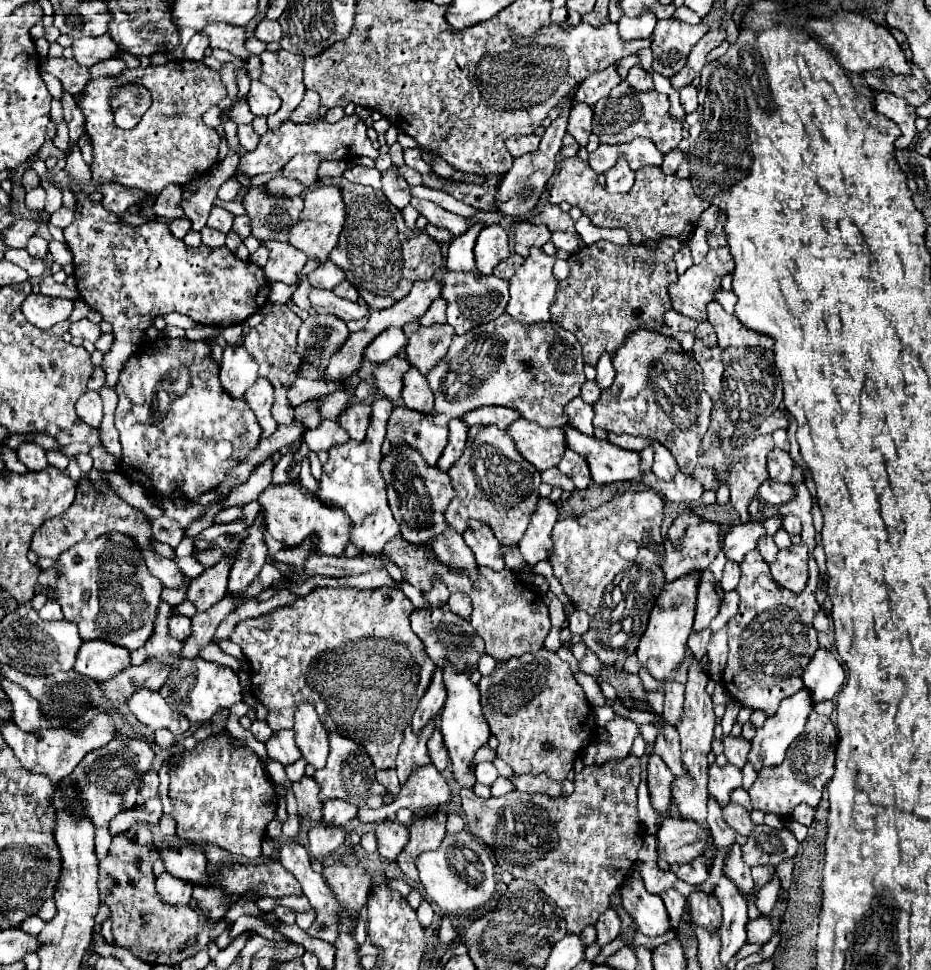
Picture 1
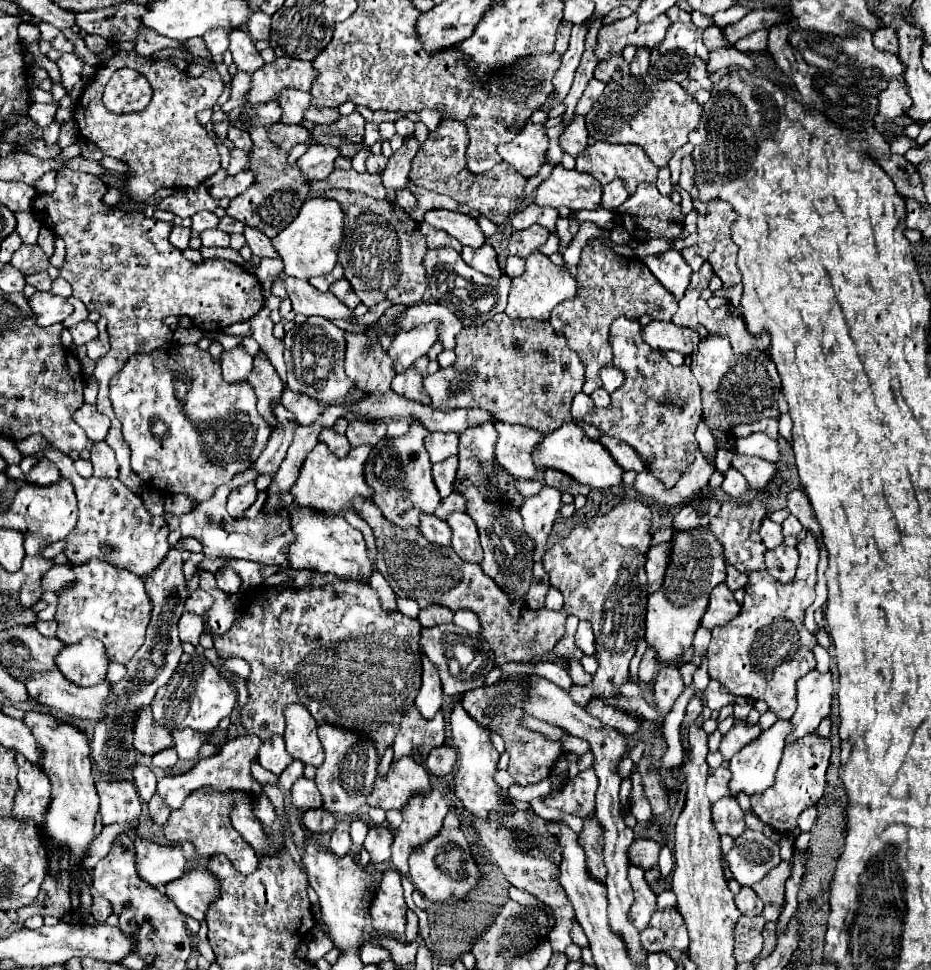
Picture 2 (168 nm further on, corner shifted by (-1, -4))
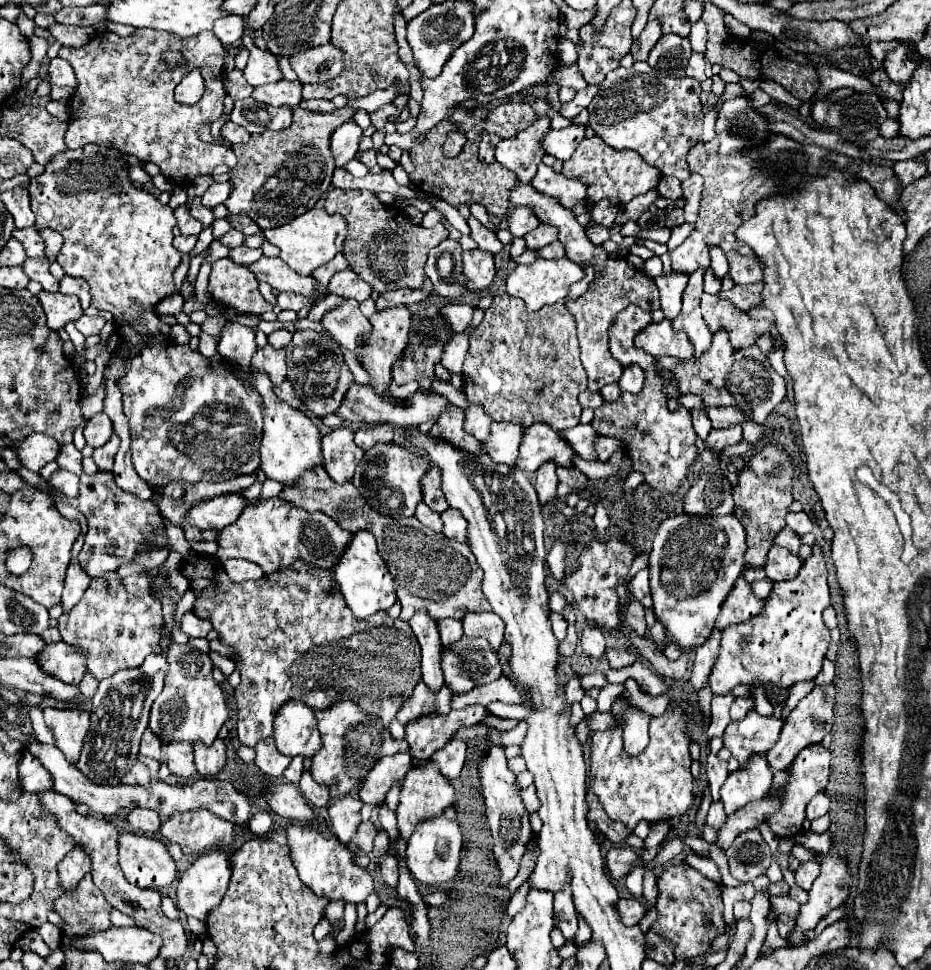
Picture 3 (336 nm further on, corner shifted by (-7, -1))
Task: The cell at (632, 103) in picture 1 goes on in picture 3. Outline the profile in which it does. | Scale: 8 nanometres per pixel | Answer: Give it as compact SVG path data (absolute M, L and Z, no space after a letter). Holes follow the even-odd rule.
M634 62L632 68L612 70L600 84L594 102L588 106L588 126L616 150L636 150L662 174L684 180L690 176L686 154L702 136L700 92L700 84L694 78L662 78L658 72L654 74L648 62Z

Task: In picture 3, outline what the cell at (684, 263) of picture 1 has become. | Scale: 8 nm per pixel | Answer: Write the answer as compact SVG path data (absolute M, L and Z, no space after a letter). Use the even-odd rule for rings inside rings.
M670 272L670 274L660 274L656 278L656 286L660 290L660 308L668 320L674 320L680 314L682 308L682 294L688 286L690 274L684 272Z

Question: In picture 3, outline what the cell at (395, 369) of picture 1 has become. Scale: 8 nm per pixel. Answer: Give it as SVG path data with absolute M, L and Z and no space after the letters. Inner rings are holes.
M346 300L344 306L328 312L322 318L322 326L338 340L342 348L352 350L354 354L358 354L360 350L358 338L370 332L370 322L362 316L362 312L358 310L358 302L354 300Z

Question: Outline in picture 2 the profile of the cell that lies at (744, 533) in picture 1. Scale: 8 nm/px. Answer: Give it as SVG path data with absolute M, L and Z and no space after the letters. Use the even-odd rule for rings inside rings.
M764 519L762 525L760 525L760 537L764 541L764 545L768 549L776 549L782 541L784 541L784 535L782 535L782 527L770 519Z

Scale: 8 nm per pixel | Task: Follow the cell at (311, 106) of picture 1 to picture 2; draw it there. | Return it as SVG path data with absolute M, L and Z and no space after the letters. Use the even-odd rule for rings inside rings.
M282 89L276 95L276 101L282 107L282 123L284 125L296 125L302 123L304 119L304 111L310 107L312 97L306 91L298 91L298 89Z

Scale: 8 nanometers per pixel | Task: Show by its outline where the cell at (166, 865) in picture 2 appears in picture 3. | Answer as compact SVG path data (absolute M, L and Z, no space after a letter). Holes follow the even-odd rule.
M122 832L118 854L128 882L136 886L162 890L176 880L176 864L166 844L156 838Z

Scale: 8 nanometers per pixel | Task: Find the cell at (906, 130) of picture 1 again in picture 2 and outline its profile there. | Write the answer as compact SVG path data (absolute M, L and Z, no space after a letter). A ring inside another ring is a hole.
M894 77L888 83L888 89L884 89L884 93L878 95L880 115L884 115L888 119L886 129L890 129L890 131L900 131L900 127L894 125L894 119L902 117L904 111L912 105L912 99L908 97L908 91L904 87L906 87L904 77Z

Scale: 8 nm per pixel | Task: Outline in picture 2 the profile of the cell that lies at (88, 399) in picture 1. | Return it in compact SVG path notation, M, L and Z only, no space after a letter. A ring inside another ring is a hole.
M84 403L74 413L74 421L84 429L84 433L88 435L88 439L94 441L94 443L104 441L108 429L110 429L110 419L104 417L102 413L98 413L96 405L88 405L88 403Z

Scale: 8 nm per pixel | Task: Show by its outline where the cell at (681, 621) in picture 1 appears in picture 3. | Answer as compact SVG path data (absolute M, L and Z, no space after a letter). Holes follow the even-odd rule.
M680 514L662 522L656 532L652 552L650 552L650 588L654 598L654 616L664 624L672 642L680 648L694 650L702 646L714 626L714 620L720 612L720 604L732 590L736 578L740 576L744 562L742 554L746 550L746 532L734 516L688 516Z

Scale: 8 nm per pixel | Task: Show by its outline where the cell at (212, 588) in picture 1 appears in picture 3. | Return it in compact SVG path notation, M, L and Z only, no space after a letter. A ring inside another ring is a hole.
M226 560L226 562L224 562L224 570L226 570L226 574L228 574L234 582L258 580L258 578L264 576L262 568L254 566L254 562L246 562L246 560Z

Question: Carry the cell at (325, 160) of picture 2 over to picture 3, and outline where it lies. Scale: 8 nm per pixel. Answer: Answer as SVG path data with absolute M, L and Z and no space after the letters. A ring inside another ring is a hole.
M352 120L334 130L334 134L330 136L330 152L338 168L346 166L354 158L360 136L362 136L362 128Z

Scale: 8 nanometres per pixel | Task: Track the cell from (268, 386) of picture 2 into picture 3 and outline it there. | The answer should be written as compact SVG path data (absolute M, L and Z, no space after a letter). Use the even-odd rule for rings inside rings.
M270 344L254 358L254 372L266 372L274 386L286 380L286 350L276 350Z

